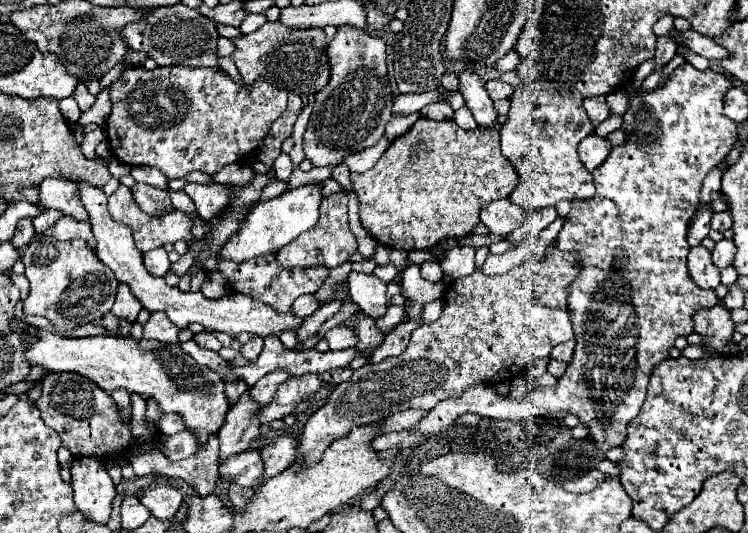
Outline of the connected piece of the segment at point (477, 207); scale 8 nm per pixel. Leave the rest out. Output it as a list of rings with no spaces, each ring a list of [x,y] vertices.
[[[418,118],[416,124],[396,138],[382,158],[362,174],[350,174],[352,190],[360,202],[360,224],[380,244],[392,250],[428,250],[450,238],[464,238],[480,224],[480,210],[498,200],[508,198],[518,184],[518,174],[500,152],[500,132],[462,130],[452,120],[434,122]]]

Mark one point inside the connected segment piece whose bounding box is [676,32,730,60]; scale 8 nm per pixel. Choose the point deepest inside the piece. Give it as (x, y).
(706, 47)

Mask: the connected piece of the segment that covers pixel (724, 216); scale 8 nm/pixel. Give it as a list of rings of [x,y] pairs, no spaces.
[[[728,210],[714,214],[714,216],[712,216],[712,220],[710,220],[710,228],[712,228],[712,230],[718,230],[718,232],[728,230],[730,226],[732,226],[732,216],[730,216],[730,212],[728,212]]]

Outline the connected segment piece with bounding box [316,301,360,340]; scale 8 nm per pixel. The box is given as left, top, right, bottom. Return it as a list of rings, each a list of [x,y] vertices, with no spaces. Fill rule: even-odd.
[[[344,301],[340,311],[334,314],[332,317],[328,319],[319,329],[317,335],[318,340],[321,340],[326,332],[332,329],[335,326],[338,326],[343,321],[349,319],[353,314],[359,311],[359,307],[357,304]]]

